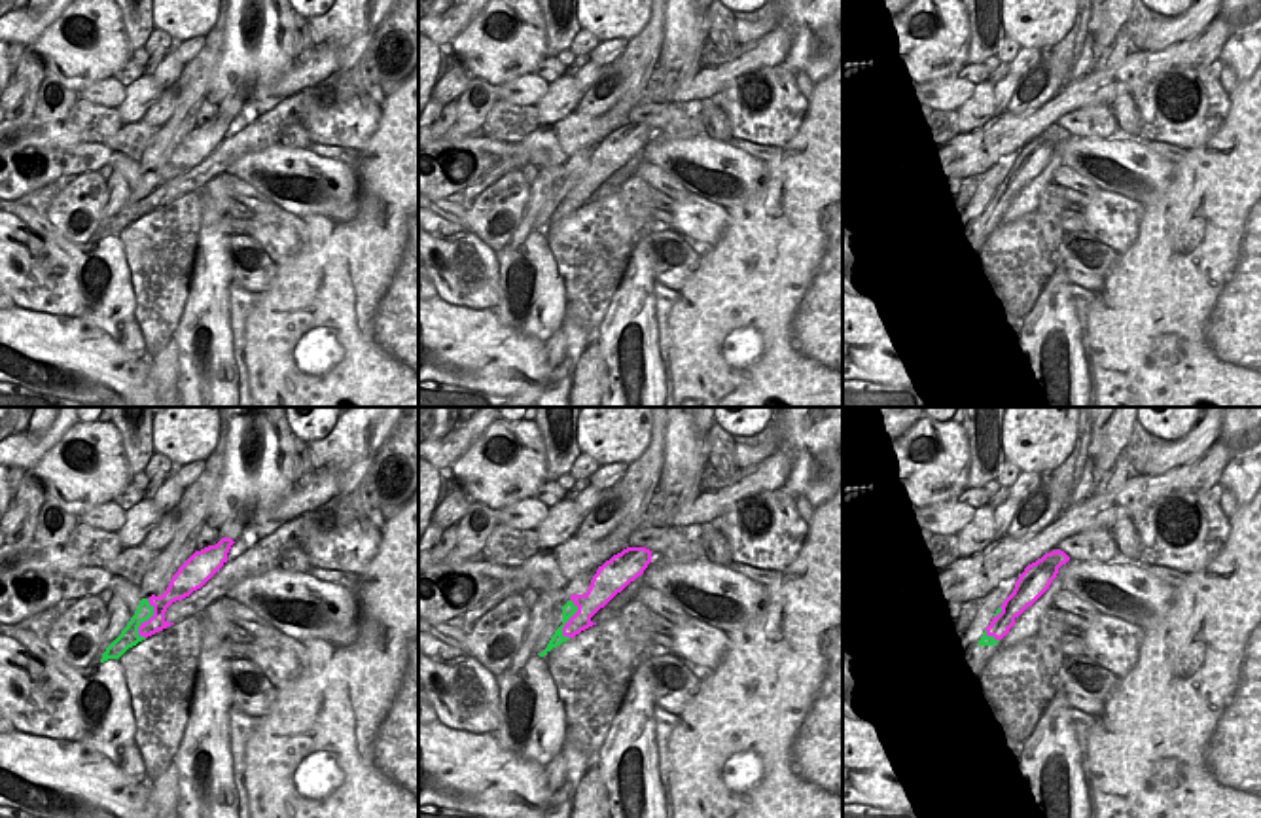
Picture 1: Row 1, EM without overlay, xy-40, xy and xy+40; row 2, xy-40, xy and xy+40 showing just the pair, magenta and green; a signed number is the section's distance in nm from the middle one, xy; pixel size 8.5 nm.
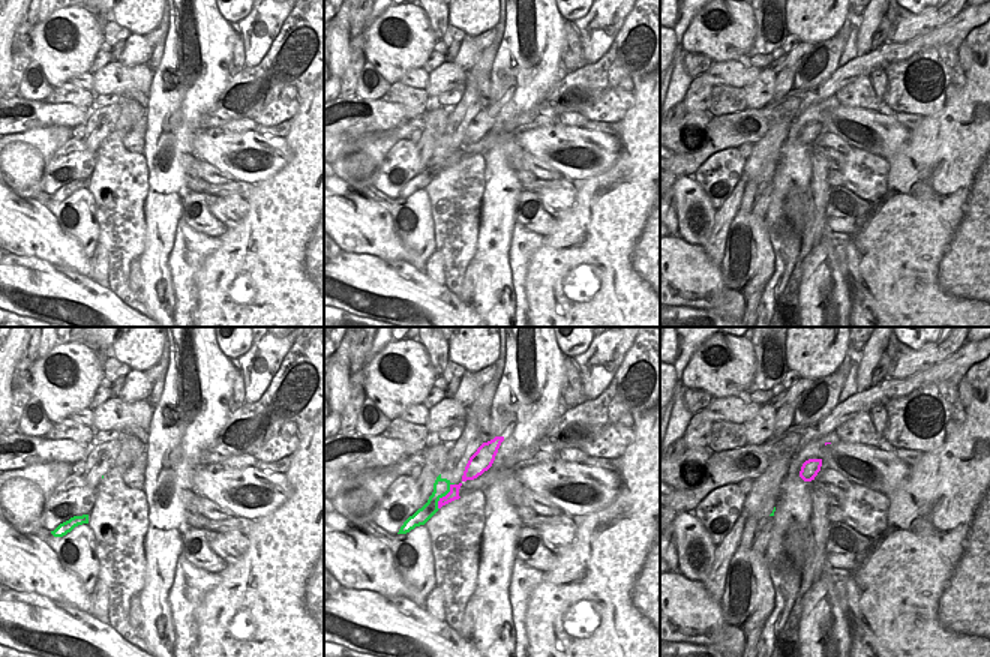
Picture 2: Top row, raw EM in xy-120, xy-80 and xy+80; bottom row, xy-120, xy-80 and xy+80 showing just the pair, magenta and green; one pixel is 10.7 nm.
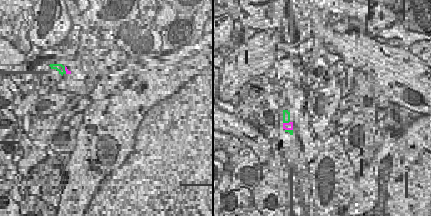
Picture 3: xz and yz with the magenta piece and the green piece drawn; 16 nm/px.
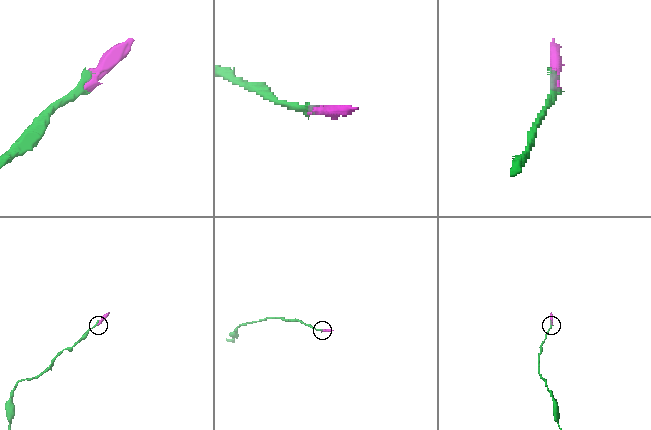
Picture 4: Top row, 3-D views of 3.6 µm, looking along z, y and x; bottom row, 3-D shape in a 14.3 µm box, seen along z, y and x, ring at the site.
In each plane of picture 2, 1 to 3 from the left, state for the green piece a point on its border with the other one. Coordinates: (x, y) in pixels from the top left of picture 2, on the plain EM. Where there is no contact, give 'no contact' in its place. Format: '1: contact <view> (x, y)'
1: no contact
2: contact xy-80 (443, 161)
3: no contact

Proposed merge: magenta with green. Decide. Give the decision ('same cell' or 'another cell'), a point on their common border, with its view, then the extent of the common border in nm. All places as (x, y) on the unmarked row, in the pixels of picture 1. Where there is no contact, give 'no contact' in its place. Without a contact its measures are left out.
another cell; contact xy-40 (148, 195); length 360 nm

